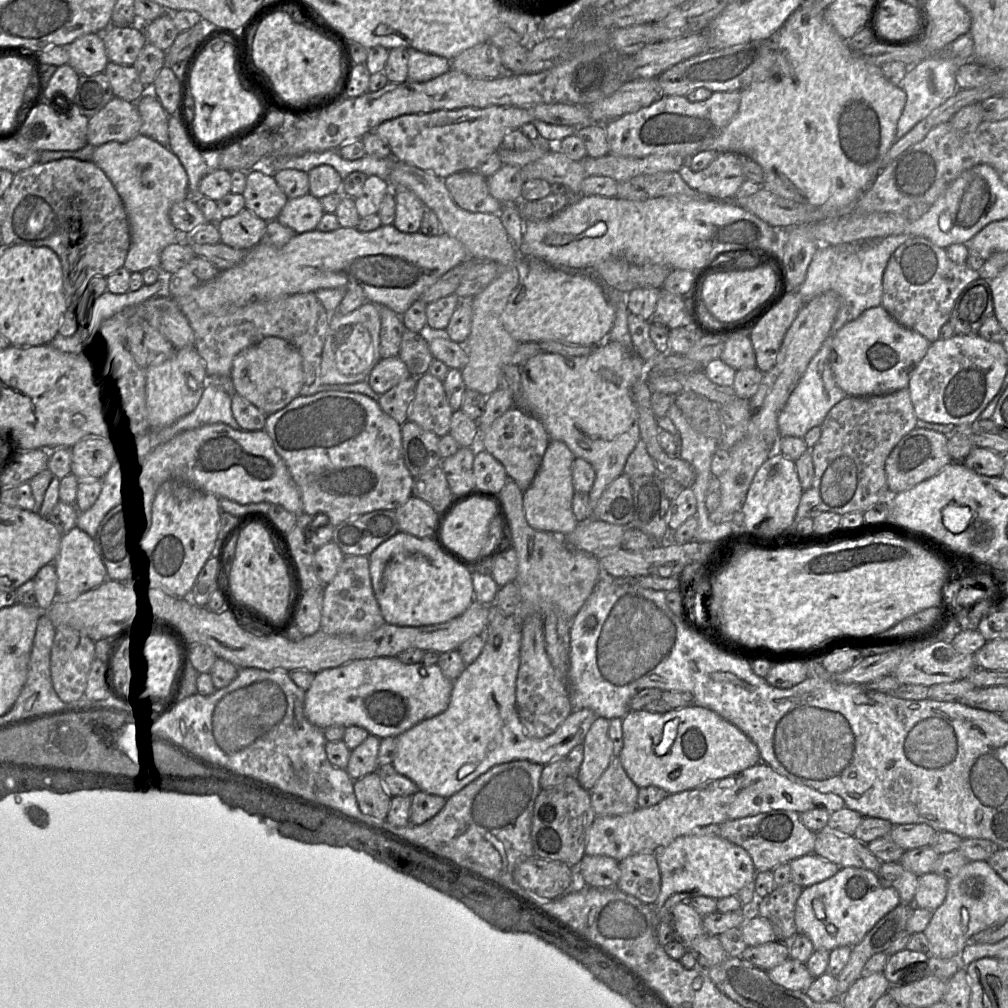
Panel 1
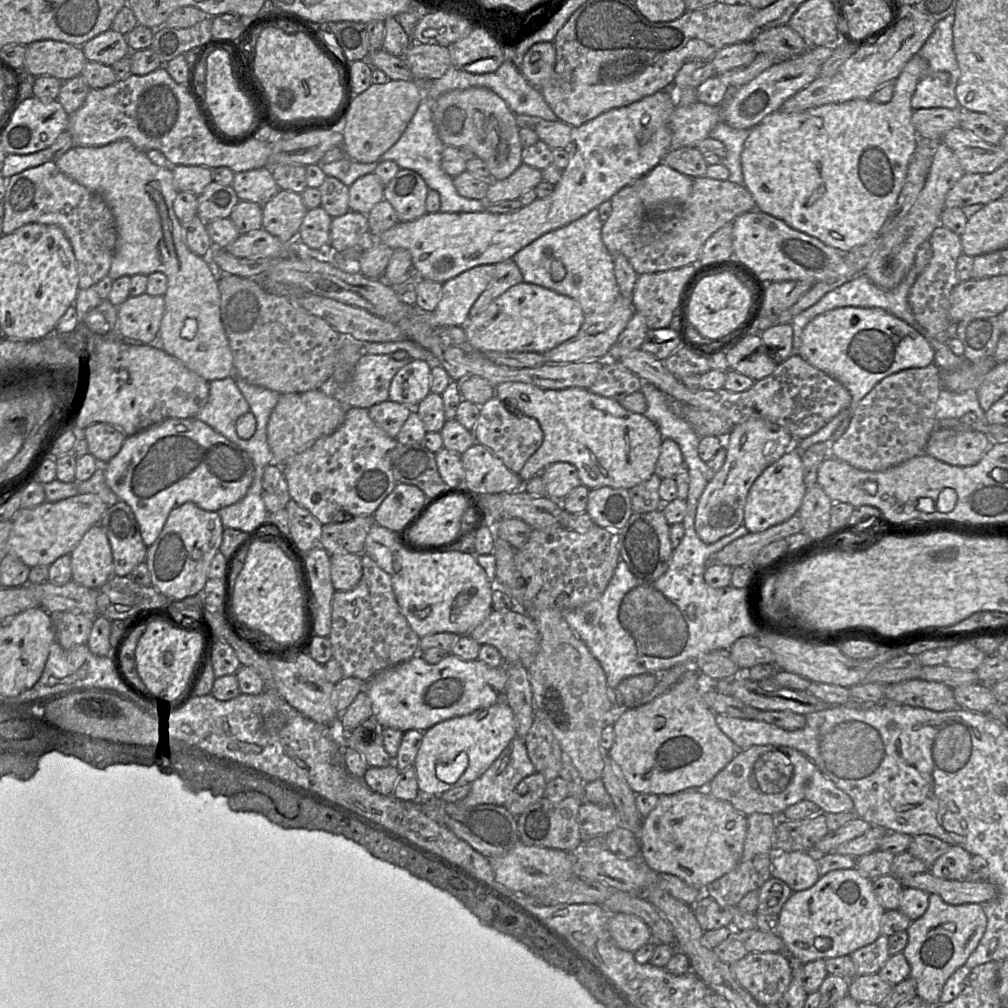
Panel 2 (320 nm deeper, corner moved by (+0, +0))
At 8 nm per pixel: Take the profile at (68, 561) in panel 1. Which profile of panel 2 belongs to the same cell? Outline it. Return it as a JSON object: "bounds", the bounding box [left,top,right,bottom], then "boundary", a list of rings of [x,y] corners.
{"bounds":[70,524,114,589],"boundary":[[[100,524],[85,533],[70,556],[72,581],[86,588],[99,589],[114,575],[112,548]]]}

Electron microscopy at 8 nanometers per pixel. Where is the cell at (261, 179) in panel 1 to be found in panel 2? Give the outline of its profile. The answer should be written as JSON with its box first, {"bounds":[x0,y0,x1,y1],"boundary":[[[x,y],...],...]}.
{"bounds":[231,167,279,206],"boundary":[[[270,167],[235,173],[231,184],[239,200],[264,206],[279,190]]]}

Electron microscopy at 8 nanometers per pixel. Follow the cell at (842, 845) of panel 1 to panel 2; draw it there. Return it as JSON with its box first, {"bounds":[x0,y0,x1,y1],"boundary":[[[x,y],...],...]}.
{"bounds":[900,871,997,905],"boundary":[[[930,871],[900,877],[904,887],[921,889],[928,894],[938,894],[951,905],[988,902],[997,897],[997,887],[987,880],[957,881],[933,876]]]}

